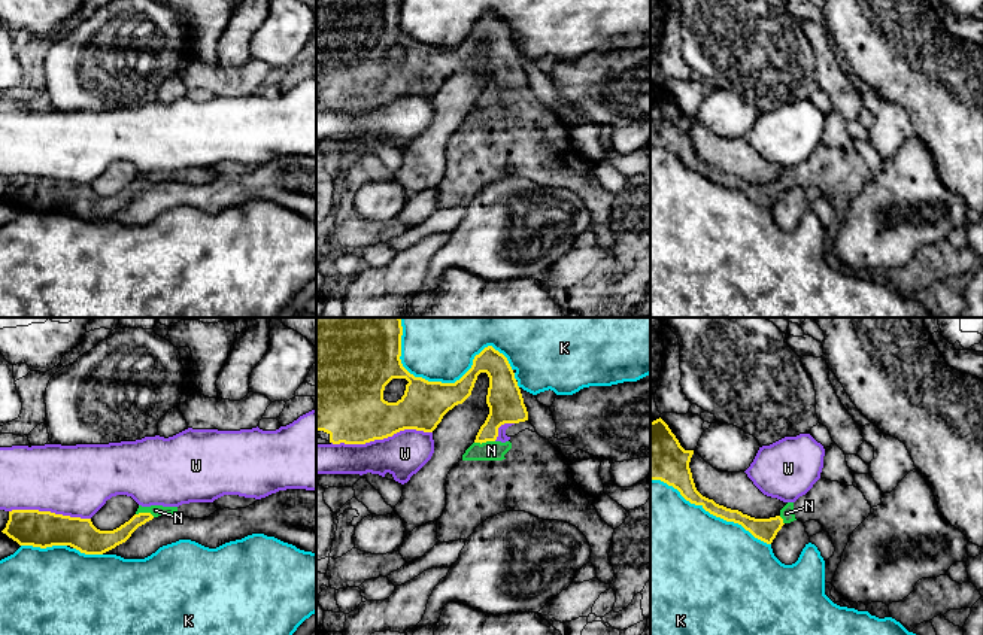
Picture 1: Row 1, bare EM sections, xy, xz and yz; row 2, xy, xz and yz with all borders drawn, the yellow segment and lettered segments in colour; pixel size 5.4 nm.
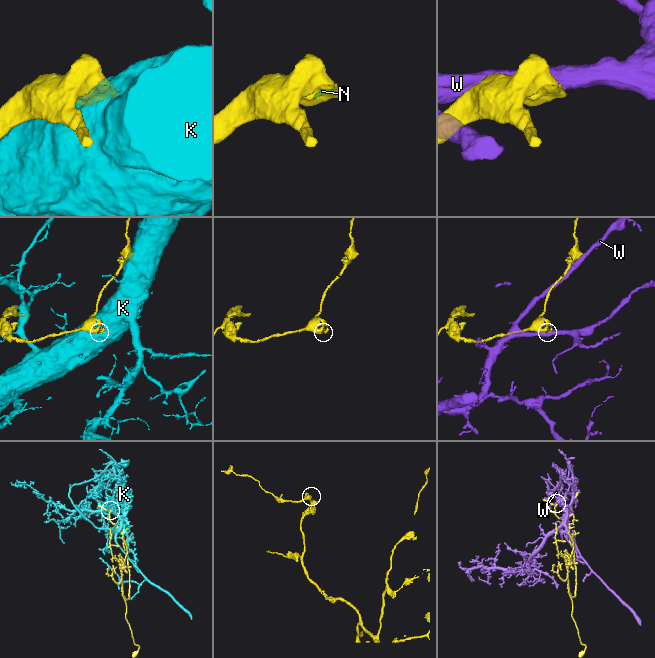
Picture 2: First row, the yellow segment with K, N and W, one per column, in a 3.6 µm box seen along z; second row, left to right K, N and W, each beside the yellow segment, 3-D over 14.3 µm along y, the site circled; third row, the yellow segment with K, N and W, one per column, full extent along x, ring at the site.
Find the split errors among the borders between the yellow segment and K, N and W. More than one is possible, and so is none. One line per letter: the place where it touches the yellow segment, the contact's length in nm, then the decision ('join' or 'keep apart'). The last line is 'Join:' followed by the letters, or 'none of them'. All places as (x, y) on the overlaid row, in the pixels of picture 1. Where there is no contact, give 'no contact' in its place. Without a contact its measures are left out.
K: xz (440, 382) | 700 nm | keep apart
N: xz (484, 441) | 110 nm | join
W: xz (381, 438) | 550 nm | keep apart
Join: N

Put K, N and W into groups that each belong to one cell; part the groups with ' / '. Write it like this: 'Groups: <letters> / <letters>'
Groups: K / N / W

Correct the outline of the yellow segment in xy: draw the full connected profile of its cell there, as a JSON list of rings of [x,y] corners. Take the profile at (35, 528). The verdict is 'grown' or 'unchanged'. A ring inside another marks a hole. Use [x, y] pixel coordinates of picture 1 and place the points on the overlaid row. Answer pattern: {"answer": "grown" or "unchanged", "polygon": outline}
{"answer": "grown", "polygon": [[[189,502],[179,507],[139,505],[136,514],[113,531],[97,529],[91,519],[70,517],[39,510],[12,510],[1,531],[19,546],[70,546],[85,555],[103,555],[125,543],[146,522],[161,514],[178,513],[189,519],[206,519],[216,511],[213,502]]]}

